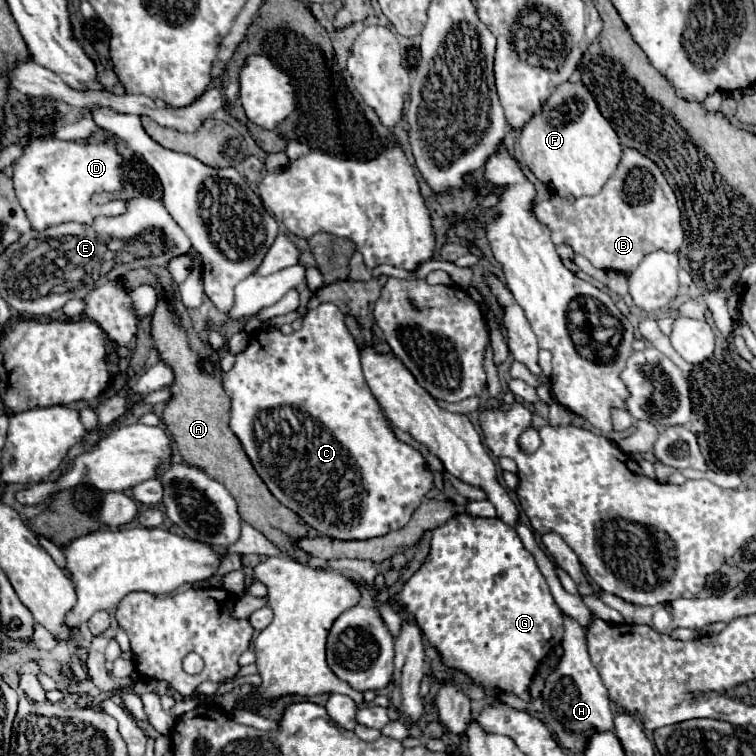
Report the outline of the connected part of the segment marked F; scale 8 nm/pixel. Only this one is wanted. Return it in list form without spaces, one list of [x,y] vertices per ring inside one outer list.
[[[563,82],[549,96],[549,102],[545,102],[545,106],[537,114],[533,114],[533,118],[521,128],[519,146],[521,146],[523,162],[531,168],[531,172],[541,182],[553,182],[559,196],[563,198],[597,194],[603,188],[603,184],[613,176],[621,160],[621,140],[617,138],[617,132],[613,130],[609,120],[601,114],[597,100],[583,82]]]

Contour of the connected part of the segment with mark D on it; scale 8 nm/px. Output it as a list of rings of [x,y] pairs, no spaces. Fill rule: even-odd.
[[[33,140],[27,142],[25,154],[15,162],[13,184],[15,194],[27,212],[31,228],[45,230],[61,222],[91,224],[95,216],[115,216],[125,212],[125,200],[95,204],[91,198],[101,192],[121,190],[123,156],[117,152],[114,140],[101,144],[63,142],[63,140]]]

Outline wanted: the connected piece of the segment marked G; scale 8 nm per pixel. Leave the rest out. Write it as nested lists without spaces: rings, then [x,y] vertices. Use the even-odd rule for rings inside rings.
[[[457,514],[447,524],[435,528],[427,562],[405,582],[397,602],[405,606],[403,612],[407,616],[417,620],[423,636],[435,646],[447,668],[465,672],[475,684],[499,692],[525,692],[539,662],[563,638],[565,616],[557,602],[553,602],[535,558],[525,550],[515,528],[499,518]]]

